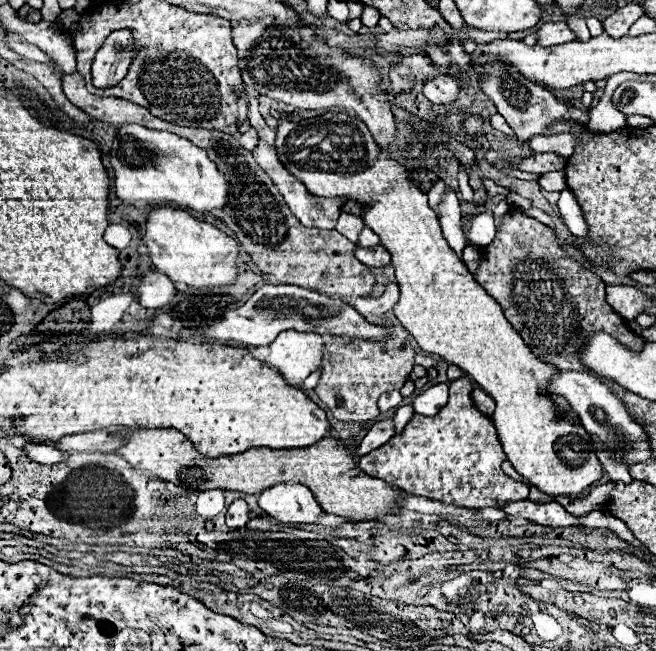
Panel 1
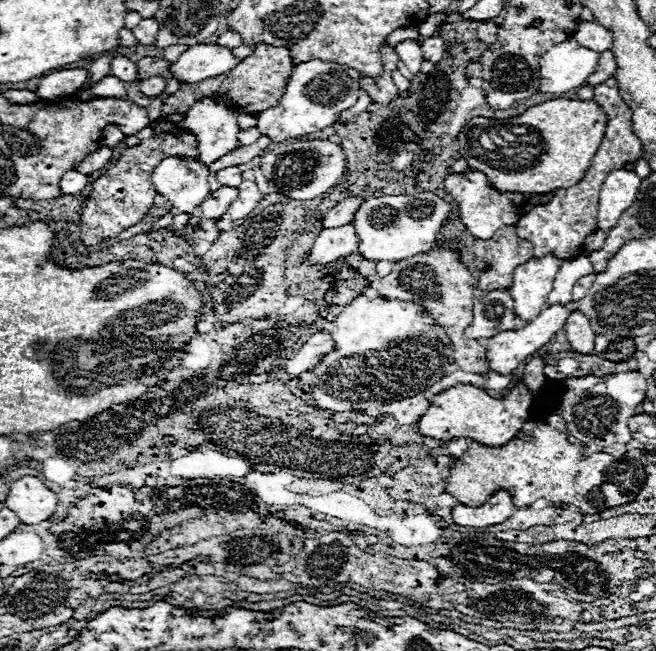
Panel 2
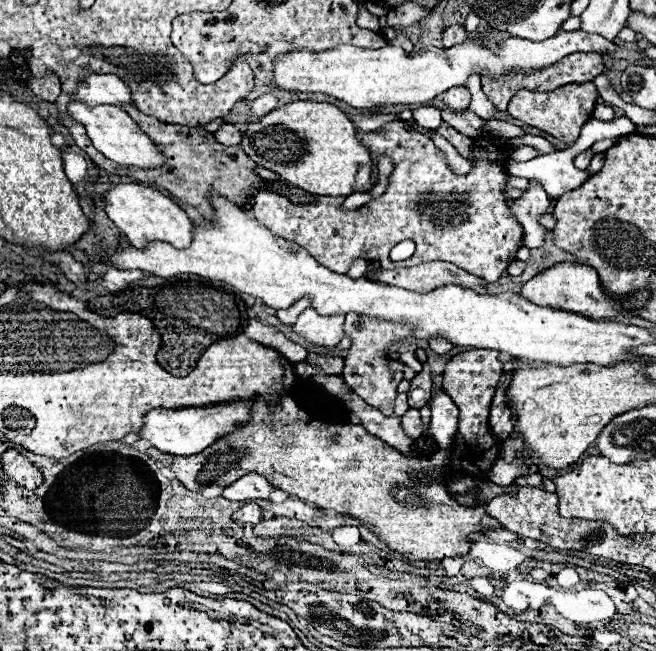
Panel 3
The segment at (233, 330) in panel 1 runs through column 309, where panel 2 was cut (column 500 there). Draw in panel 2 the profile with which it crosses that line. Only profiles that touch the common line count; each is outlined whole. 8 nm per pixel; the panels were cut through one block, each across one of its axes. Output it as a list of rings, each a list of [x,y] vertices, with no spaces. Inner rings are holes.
[[[506,290],[486,292],[474,306],[474,320],[464,334],[472,340],[480,340],[492,338],[498,332],[516,330],[516,314],[512,308],[514,300]]]

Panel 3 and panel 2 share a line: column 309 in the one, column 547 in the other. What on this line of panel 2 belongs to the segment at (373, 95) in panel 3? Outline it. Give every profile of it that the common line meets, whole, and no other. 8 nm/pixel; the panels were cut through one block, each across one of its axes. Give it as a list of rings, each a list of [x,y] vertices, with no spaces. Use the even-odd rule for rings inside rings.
[[[574,38],[552,46],[540,58],[540,92],[562,94],[578,88],[596,70],[598,54],[580,46]]]

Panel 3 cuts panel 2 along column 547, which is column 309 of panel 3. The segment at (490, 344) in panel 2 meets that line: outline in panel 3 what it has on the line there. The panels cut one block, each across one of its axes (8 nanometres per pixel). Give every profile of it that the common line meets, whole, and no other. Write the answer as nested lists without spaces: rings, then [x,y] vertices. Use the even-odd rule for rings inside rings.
[[[308,308],[298,316],[292,328],[298,336],[306,338],[310,344],[332,348],[344,338],[342,324],[344,316],[320,316],[312,308]]]

